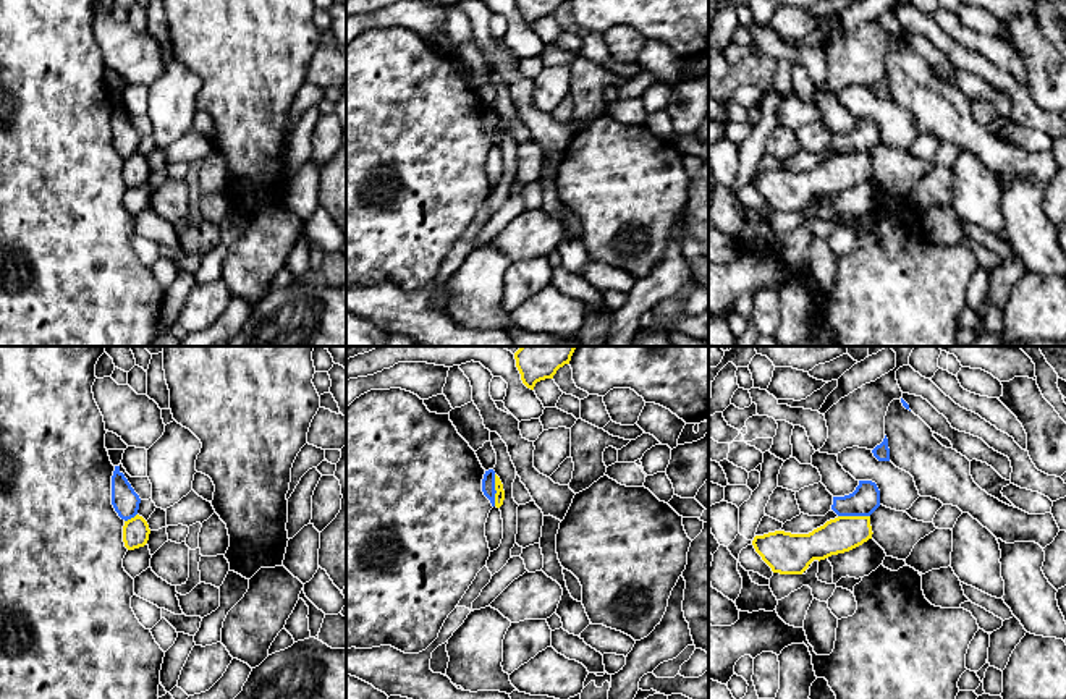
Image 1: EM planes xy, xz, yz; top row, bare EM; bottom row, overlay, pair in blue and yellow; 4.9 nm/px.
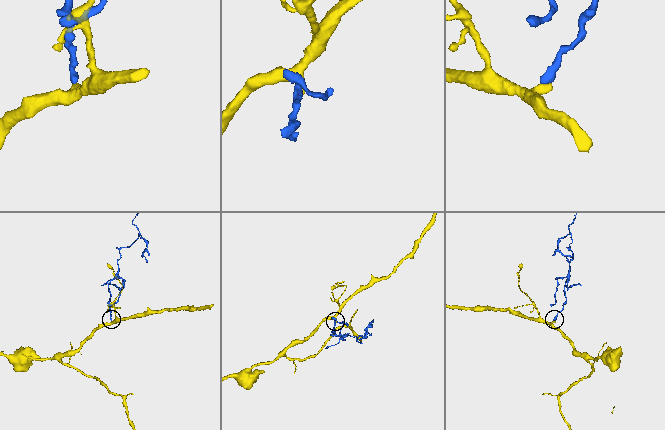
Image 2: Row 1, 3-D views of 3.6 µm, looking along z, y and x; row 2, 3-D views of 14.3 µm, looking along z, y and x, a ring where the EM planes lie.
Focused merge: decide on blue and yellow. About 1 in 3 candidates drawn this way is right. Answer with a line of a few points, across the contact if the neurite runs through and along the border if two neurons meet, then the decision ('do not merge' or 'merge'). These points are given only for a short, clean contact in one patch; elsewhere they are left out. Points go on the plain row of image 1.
xz (494, 112), (495, 143) | do not merge

